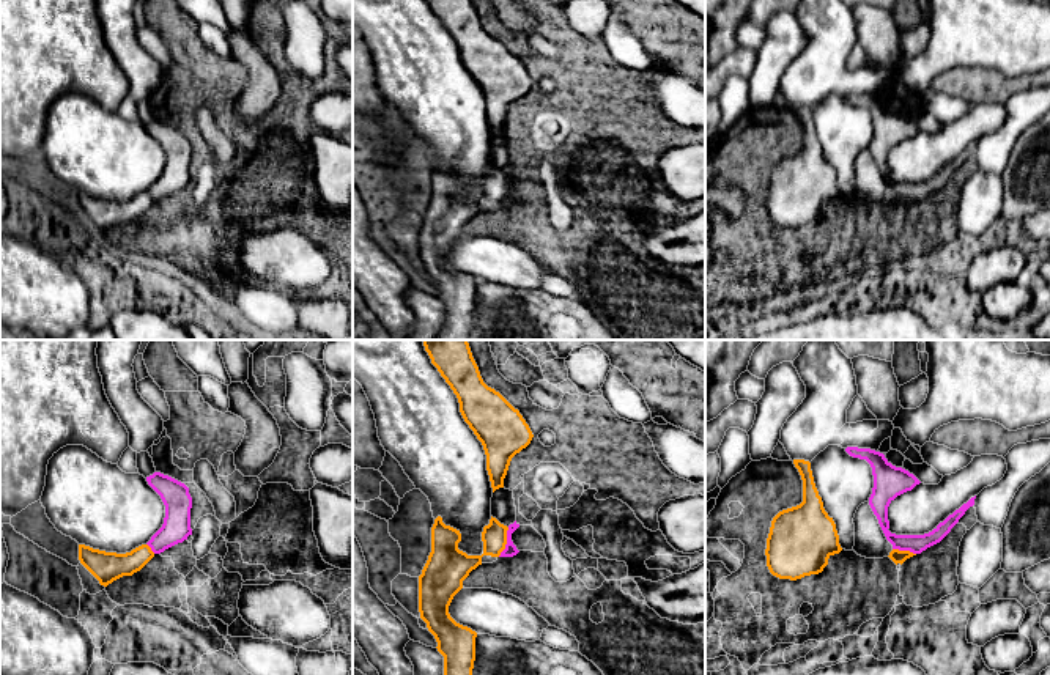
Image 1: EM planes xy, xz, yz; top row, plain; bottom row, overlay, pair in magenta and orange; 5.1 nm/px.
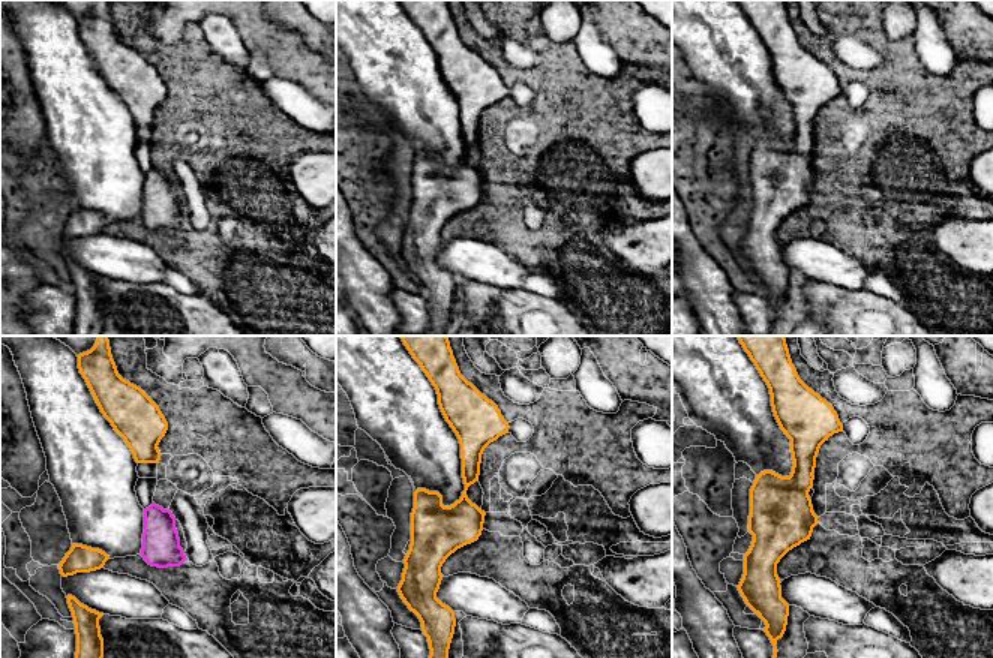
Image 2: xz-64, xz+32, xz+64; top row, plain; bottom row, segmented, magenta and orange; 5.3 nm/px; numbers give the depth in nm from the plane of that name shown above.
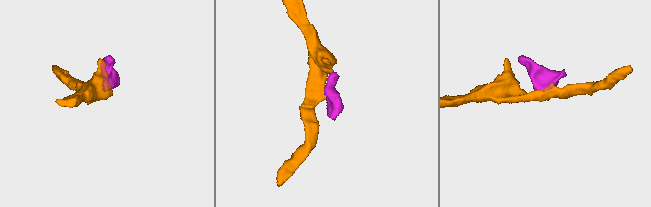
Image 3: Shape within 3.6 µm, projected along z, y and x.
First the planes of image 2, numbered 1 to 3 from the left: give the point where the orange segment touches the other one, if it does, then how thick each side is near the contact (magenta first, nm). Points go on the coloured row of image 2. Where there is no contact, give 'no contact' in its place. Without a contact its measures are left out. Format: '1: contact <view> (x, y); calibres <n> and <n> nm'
1: no contact
2: no contact
3: no contact

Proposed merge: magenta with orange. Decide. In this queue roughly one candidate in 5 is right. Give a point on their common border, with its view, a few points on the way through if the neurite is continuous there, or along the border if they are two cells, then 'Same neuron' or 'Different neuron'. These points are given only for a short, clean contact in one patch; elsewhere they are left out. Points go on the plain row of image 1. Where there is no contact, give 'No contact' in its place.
Touches magenta at xz (507, 189). Path across: xz (510, 197), (507, 189), (495, 183). Same neuron

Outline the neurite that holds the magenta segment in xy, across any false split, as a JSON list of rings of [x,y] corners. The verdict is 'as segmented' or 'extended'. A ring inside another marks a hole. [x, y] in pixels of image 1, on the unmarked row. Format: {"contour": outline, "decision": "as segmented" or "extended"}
{"contour": [[[154,120],[146,124],[146,129],[161,143],[165,153],[164,172],[146,192],[142,192],[126,201],[105,200],[79,192],[80,211],[104,234],[123,223],[132,223],[140,219],[156,201],[183,190],[189,183],[192,183],[192,145],[189,142],[189,135],[161,120]]], "decision": "extended"}

